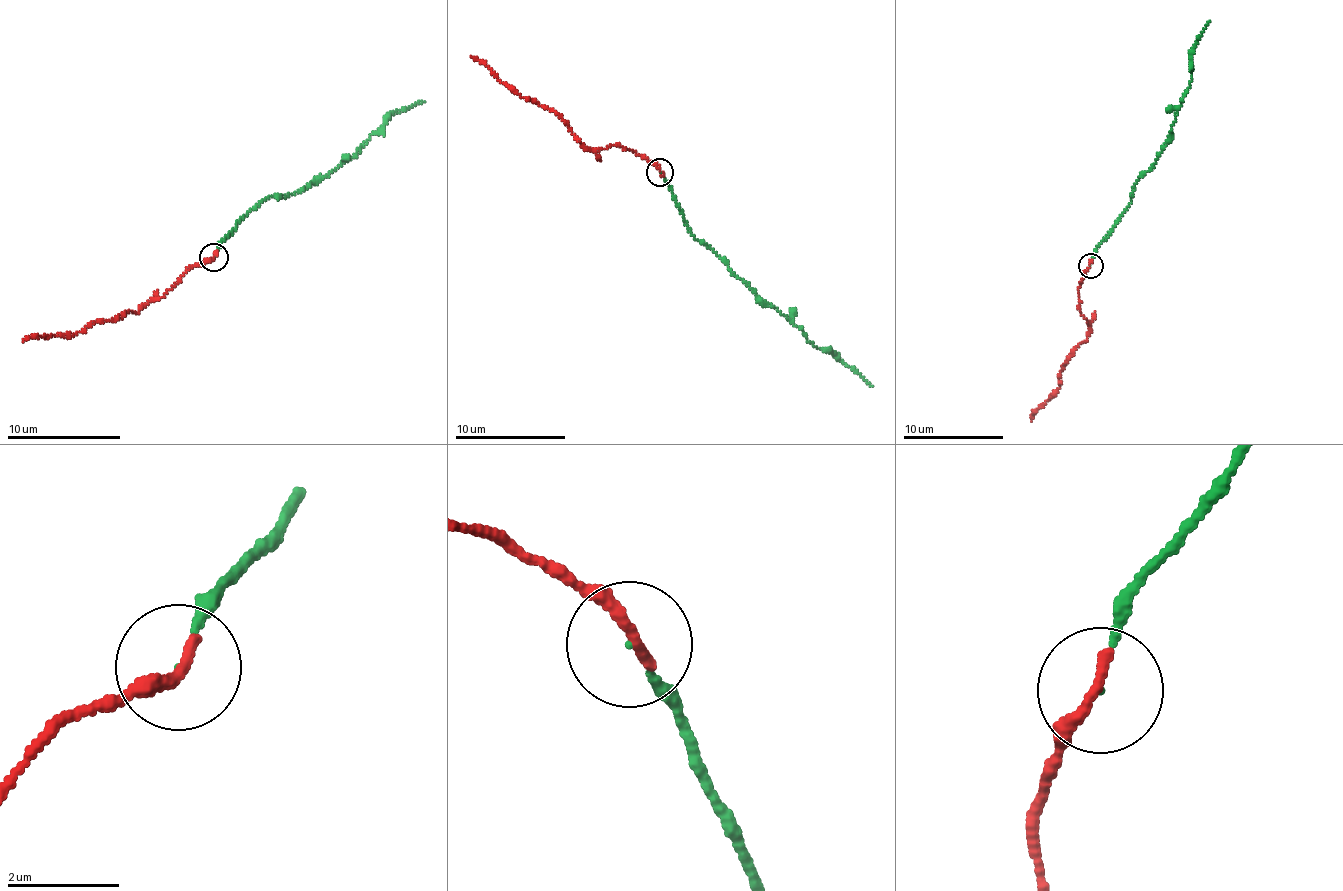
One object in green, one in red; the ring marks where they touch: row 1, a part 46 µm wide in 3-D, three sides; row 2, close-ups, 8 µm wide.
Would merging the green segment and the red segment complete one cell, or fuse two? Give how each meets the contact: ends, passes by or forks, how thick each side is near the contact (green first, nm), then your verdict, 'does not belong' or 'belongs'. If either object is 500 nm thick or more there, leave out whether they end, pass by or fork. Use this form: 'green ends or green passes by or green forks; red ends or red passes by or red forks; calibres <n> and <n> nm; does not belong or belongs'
green ends; red ends; calibres 50 and 240 nm; does not belong

